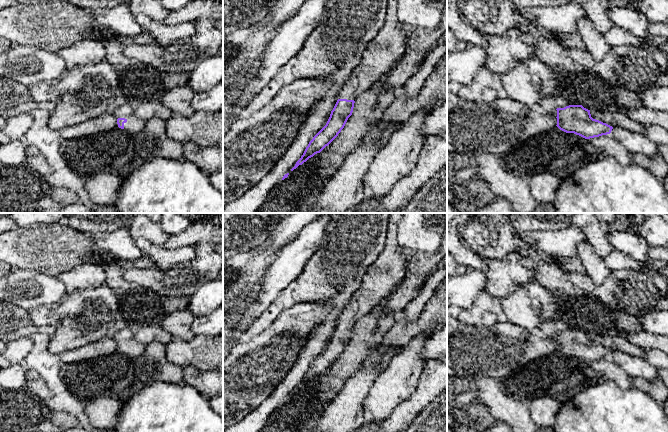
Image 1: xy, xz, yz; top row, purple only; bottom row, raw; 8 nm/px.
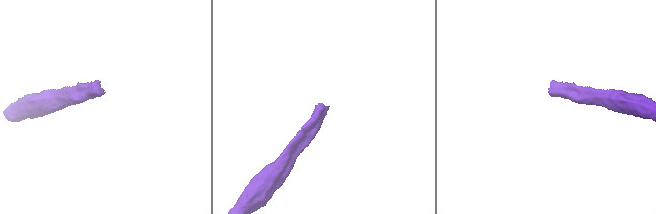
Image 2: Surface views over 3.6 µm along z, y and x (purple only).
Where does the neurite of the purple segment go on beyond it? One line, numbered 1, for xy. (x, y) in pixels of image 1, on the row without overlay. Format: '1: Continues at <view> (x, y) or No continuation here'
1: Continues at xy (134, 348)

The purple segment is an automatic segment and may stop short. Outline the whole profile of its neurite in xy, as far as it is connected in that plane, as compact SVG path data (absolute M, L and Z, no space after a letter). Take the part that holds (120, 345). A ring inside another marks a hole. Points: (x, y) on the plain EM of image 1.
M129 326L118 331L113 337L117 343L118 351L126 354L132 360L140 356L146 347L146 345L136 340L134 333L135 328Z

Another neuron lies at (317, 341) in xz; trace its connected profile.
M331 213L329 225L318 250L309 259L296 279L292 297L295 303L321 303L329 301L332 309L327 319L308 336L295 363L269 397L241 421L224 432L260 432L268 418L291 395L303 379L313 361L326 349L340 314L359 289L363 276L386 245L390 213Z

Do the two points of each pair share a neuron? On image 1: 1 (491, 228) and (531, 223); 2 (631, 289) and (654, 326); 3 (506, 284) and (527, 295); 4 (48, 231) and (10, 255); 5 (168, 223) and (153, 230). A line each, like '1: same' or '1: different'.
1: different
2: different
3: different
4: same
5: different

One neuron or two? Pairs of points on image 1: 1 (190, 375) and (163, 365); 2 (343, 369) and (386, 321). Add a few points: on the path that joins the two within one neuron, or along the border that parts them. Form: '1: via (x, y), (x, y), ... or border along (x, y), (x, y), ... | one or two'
1: border along (182, 367), (184, 381) | two
2: via (354, 357), (376, 333) | one

